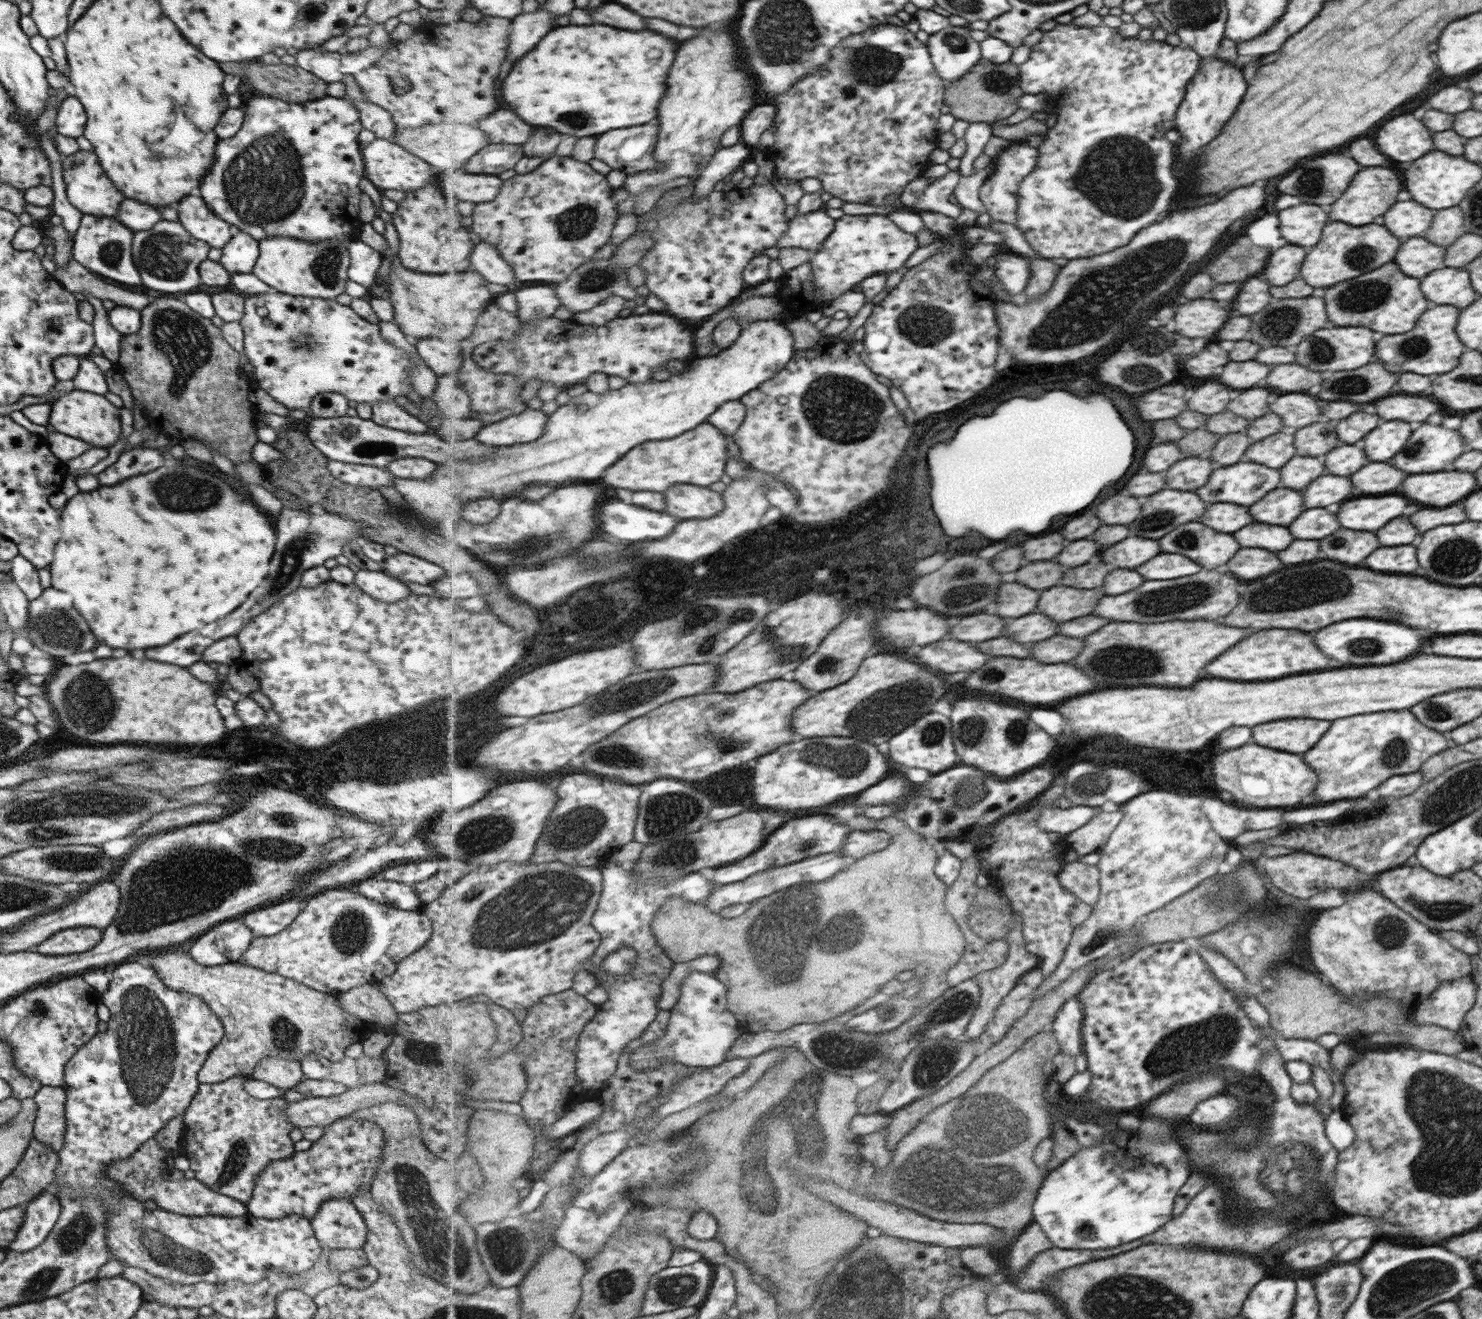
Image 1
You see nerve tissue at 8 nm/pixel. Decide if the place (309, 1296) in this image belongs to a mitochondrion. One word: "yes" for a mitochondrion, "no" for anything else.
no

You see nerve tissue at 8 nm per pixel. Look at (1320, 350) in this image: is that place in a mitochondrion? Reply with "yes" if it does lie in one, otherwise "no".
yes

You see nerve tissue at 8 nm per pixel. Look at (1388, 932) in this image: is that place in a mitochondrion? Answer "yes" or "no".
yes

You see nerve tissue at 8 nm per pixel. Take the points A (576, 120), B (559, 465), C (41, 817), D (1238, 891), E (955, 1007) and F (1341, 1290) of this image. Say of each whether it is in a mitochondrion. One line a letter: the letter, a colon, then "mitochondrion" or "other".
A: mitochondrion
B: other
C: mitochondrion
D: mitochondrion
E: mitochondrion
F: mitochondrion

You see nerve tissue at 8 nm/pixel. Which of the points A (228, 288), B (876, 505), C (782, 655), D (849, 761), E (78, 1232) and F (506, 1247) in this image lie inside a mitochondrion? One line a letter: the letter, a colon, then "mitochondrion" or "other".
A: other
B: other
C: mitochondrion
D: mitochondrion
E: mitochondrion
F: mitochondrion

